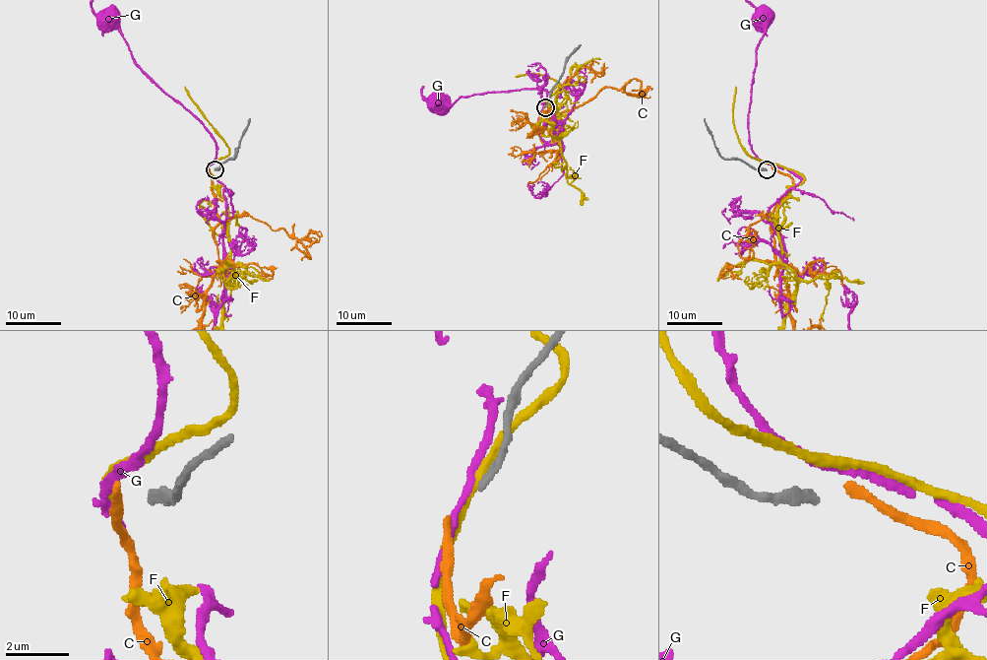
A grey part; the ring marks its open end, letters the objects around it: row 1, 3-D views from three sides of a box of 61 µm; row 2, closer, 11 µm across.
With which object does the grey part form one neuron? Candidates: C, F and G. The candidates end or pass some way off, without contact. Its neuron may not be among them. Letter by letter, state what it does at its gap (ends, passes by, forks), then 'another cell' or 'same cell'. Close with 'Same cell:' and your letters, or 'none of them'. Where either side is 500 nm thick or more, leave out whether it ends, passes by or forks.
C: it ends there; another cell
F: it passes by; another cell
G: it passes by; another cell
Same cell: none of them

